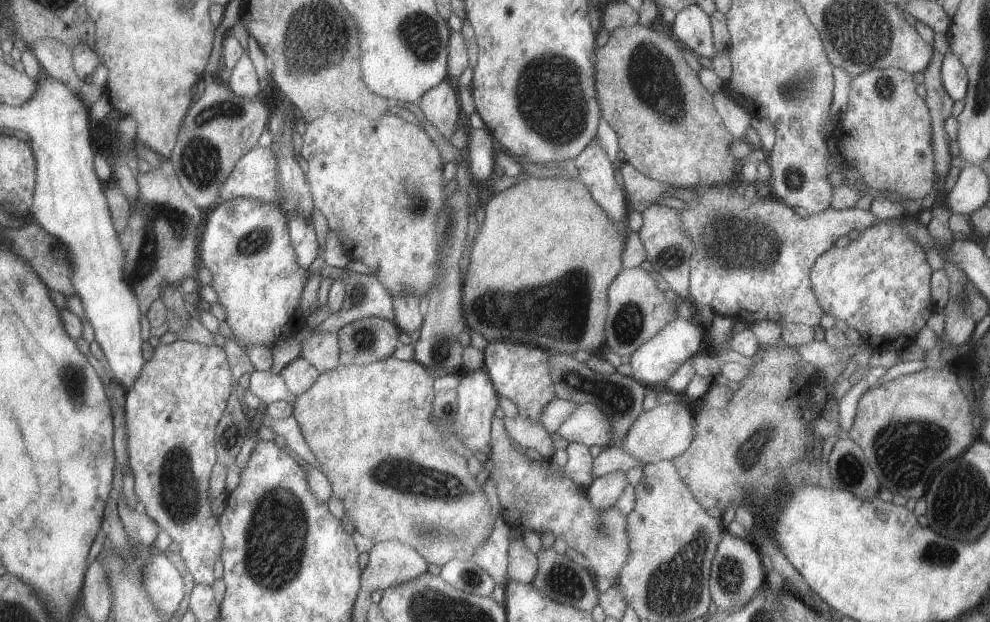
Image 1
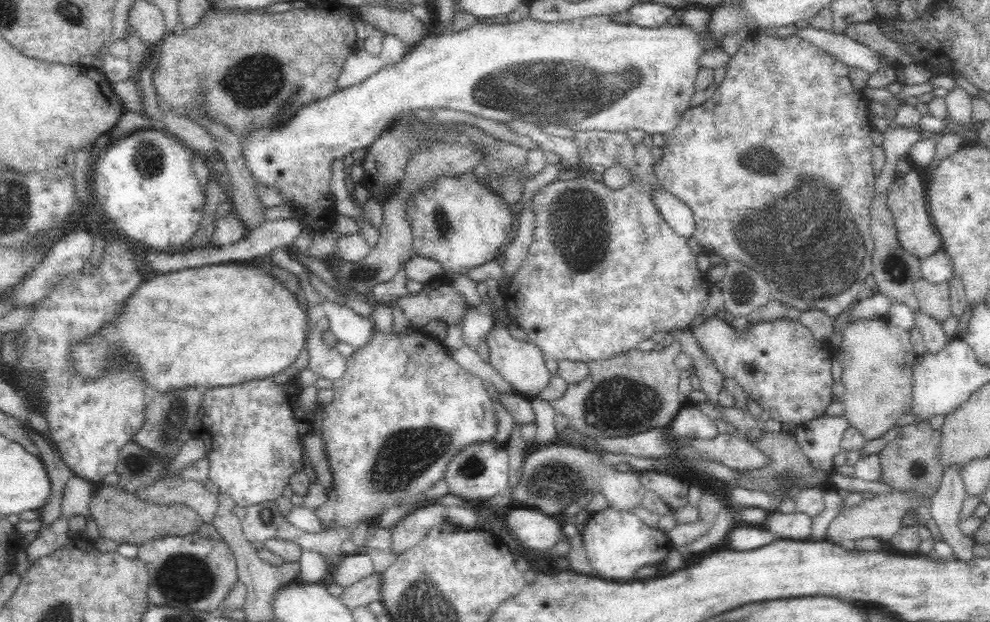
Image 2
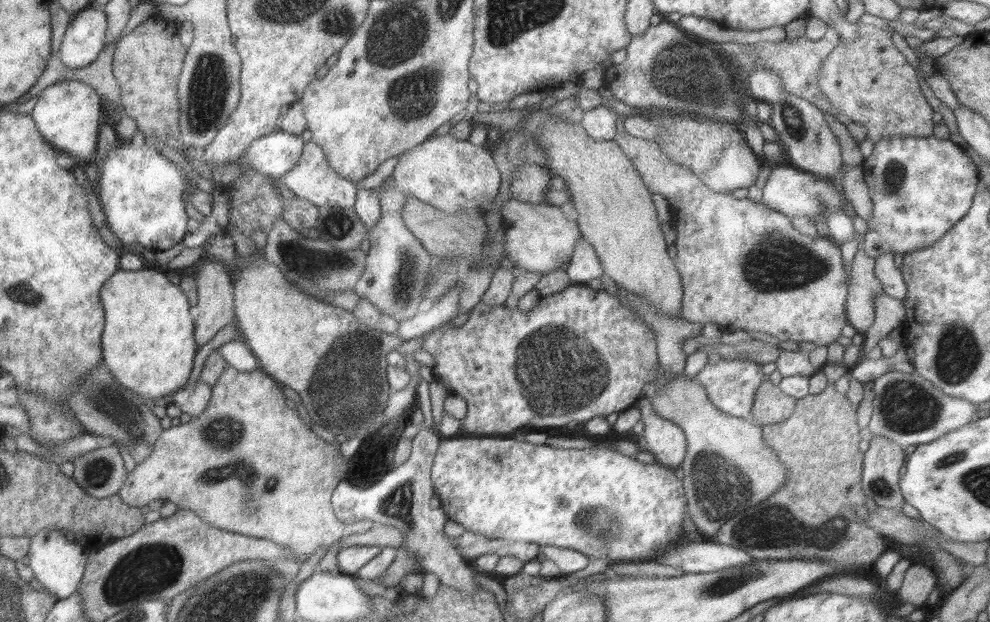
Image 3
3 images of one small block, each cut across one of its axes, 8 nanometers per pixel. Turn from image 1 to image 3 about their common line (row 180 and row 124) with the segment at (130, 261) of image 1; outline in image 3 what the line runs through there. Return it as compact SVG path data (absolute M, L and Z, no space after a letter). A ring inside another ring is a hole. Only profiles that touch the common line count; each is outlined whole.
M154 14L130 33L122 36L117 43L113 57L113 73L120 86L121 103L126 116L137 122L137 127L144 134L145 144L158 147L159 141L167 143L169 138L181 138L179 127L180 99L178 82L180 81L187 46L181 41L180 23Z

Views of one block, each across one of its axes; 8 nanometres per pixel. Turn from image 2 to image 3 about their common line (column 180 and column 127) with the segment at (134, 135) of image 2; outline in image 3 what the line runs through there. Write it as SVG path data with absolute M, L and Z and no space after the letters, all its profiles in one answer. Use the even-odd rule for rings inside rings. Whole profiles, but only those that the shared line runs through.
M123 140L110 154L92 161L101 169L95 192L105 212L105 222L121 242L126 246L138 242L154 252L182 243L190 219L182 193L187 184L193 188L186 171L178 169L176 163L164 157L154 144L135 148L130 141Z

